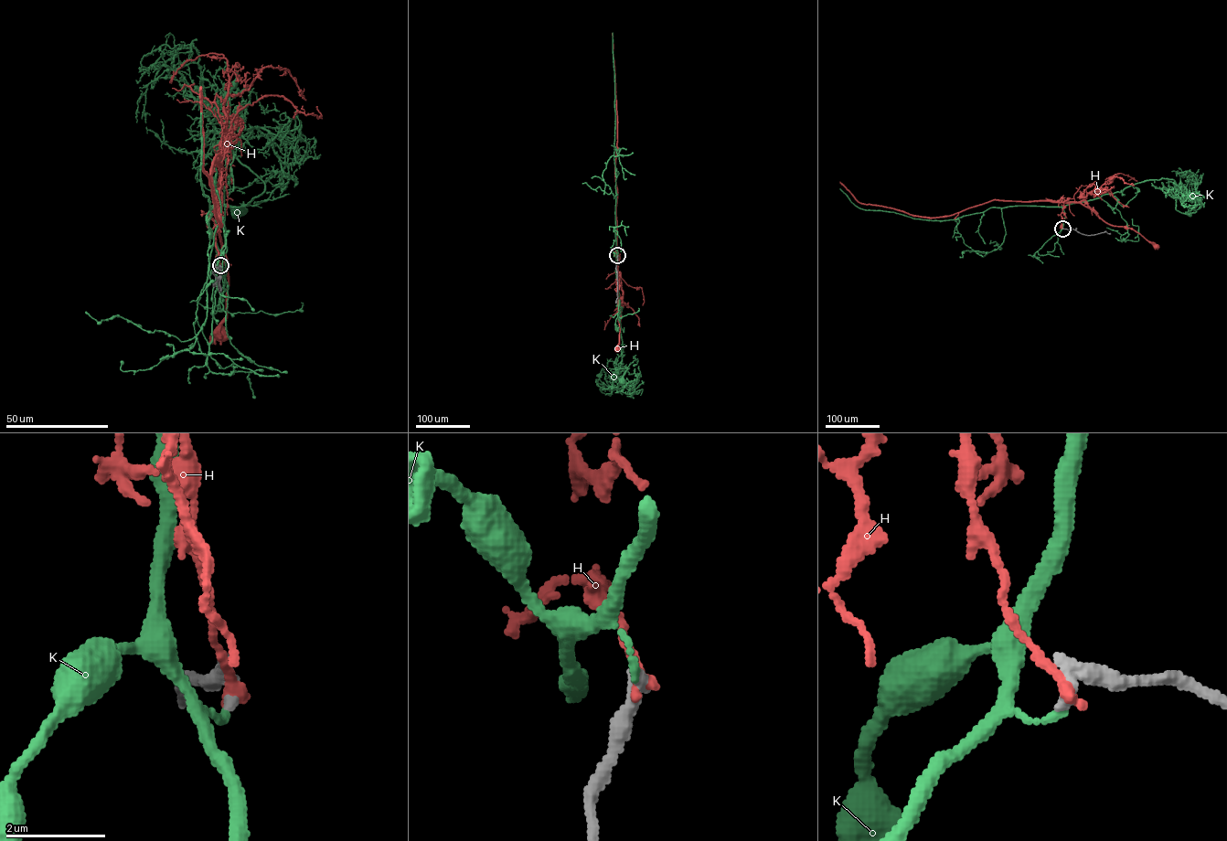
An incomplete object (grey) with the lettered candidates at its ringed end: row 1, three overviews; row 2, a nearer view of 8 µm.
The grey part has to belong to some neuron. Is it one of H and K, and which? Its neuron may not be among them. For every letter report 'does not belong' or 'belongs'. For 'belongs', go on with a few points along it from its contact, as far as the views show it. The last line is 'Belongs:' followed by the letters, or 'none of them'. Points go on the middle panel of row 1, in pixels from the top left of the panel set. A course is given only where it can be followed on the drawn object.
H: does not belong
K: does not belong
Belongs: none of them

